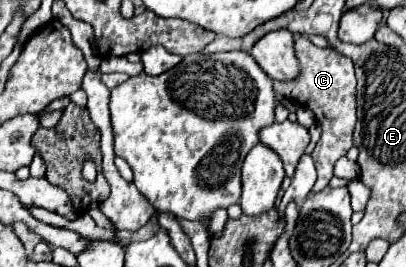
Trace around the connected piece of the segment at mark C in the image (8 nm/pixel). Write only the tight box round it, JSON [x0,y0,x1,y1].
[274,35,356,193]

